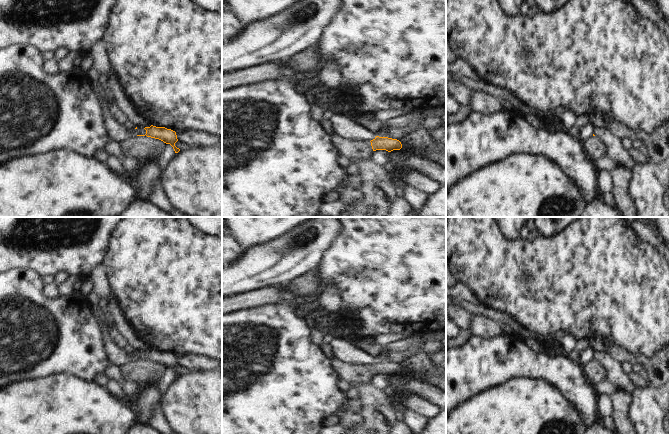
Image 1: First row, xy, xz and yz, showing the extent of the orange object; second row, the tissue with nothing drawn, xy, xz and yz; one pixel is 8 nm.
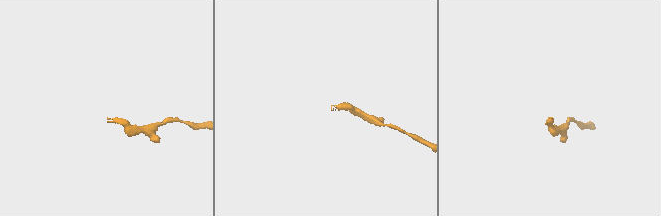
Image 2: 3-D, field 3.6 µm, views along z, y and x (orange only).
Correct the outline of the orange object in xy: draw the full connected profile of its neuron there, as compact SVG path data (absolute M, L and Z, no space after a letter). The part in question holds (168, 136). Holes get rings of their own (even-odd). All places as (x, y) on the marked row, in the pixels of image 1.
M97 94L104 113L105 127L106 131L110 137L110 139L117 141L118 143L122 143L128 138L136 137L136 136L147 136L155 139L159 139L166 144L170 144L175 153L180 151L179 148L175 146L175 143L178 141L176 132L167 129L165 127L156 127L151 125L150 127L145 127L144 129L135 128L133 133L131 134L124 125L118 123L109 113L110 107L107 102L99 97Z

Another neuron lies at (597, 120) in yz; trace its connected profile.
M591 114L590 122L595 128L607 128L606 119L601 114Z

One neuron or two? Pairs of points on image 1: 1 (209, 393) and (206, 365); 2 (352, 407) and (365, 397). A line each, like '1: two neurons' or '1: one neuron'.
1: two neurons
2: two neurons

